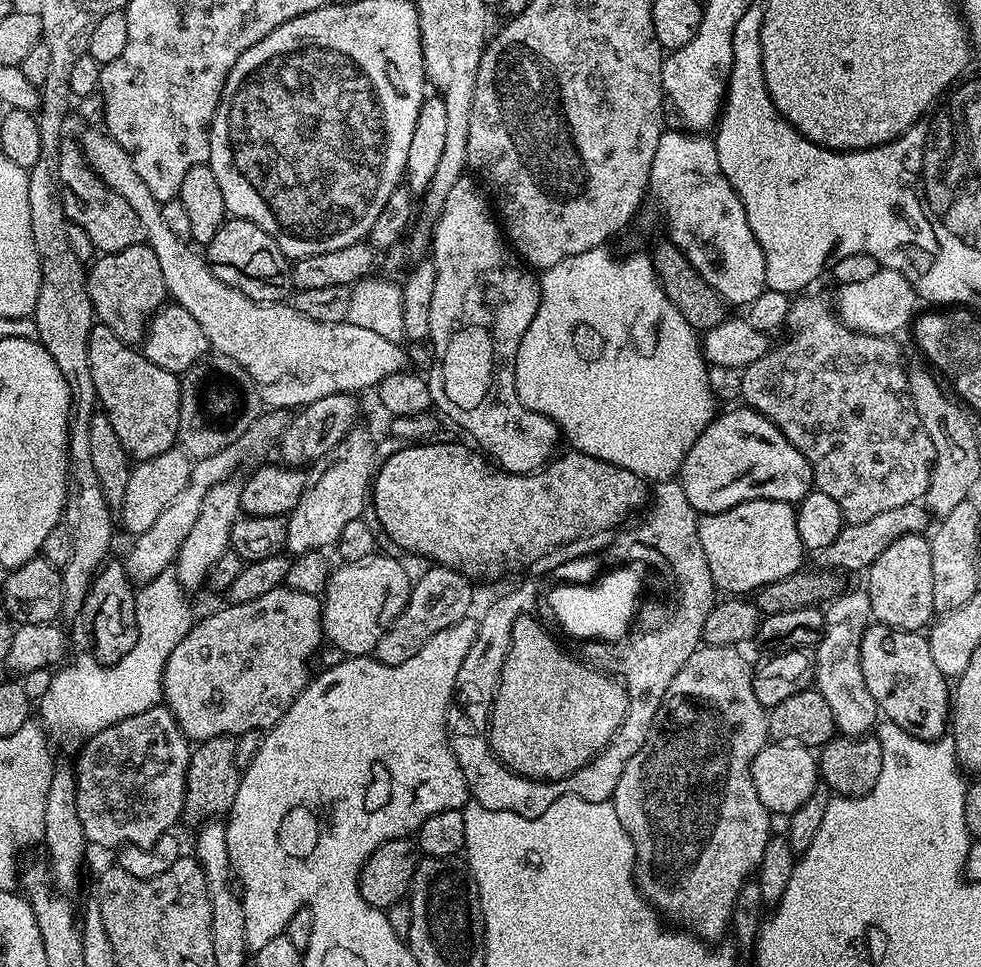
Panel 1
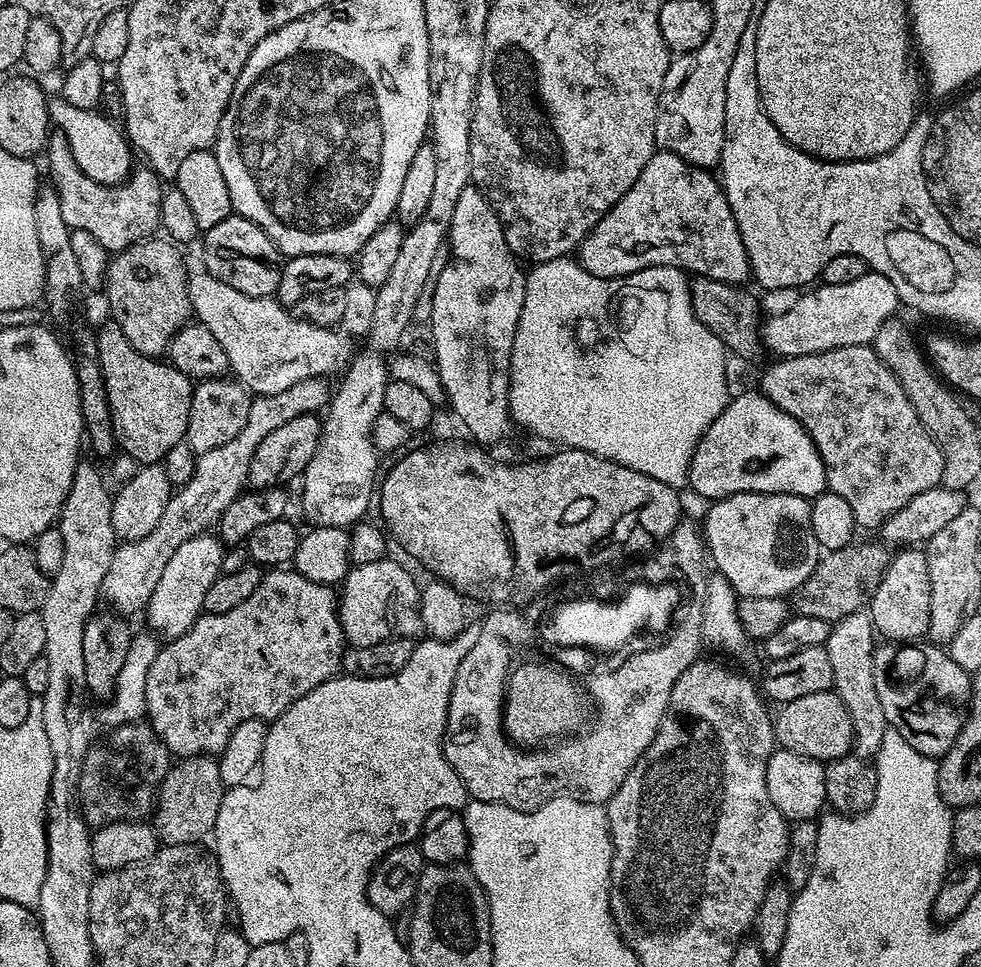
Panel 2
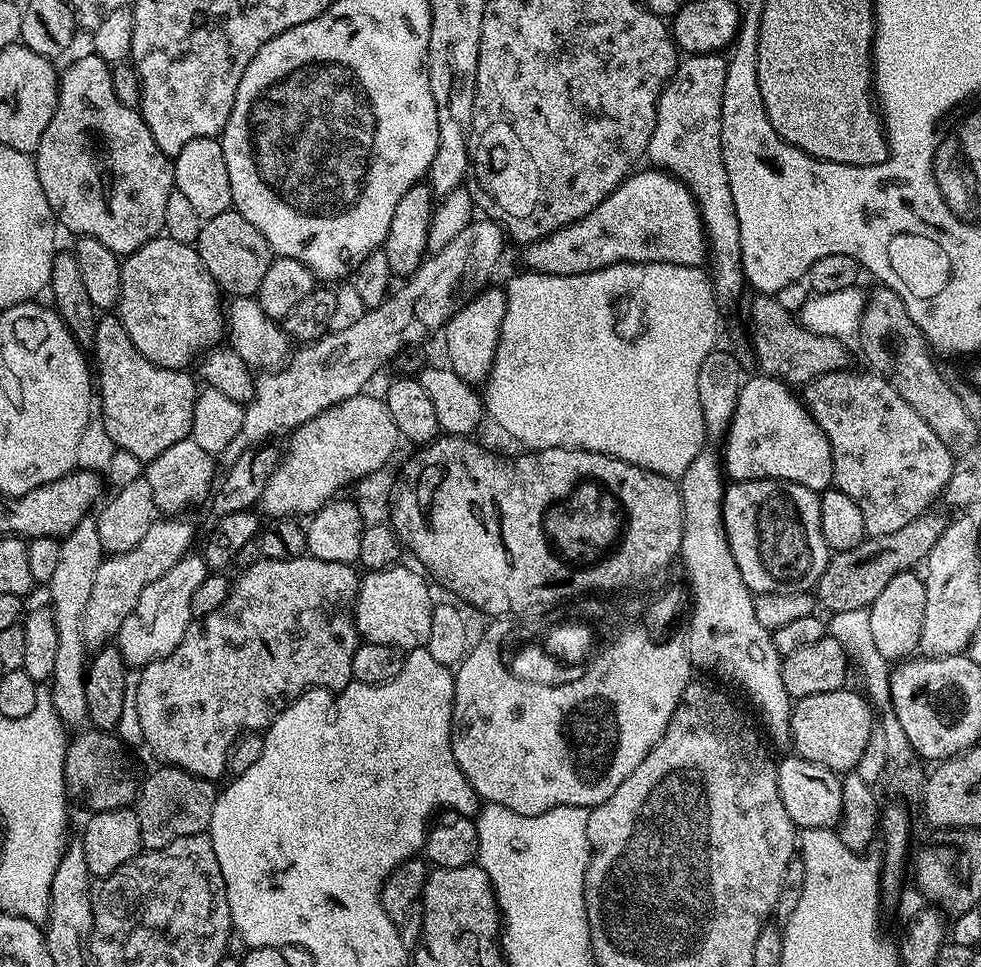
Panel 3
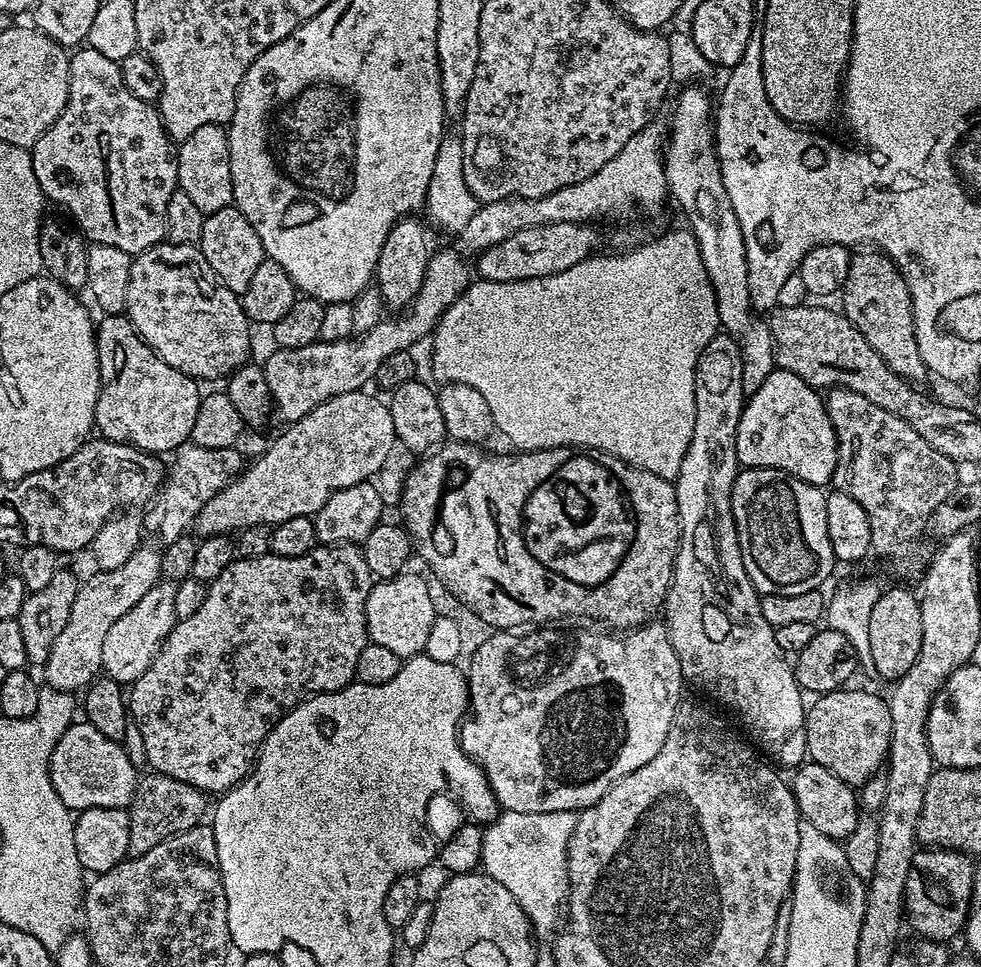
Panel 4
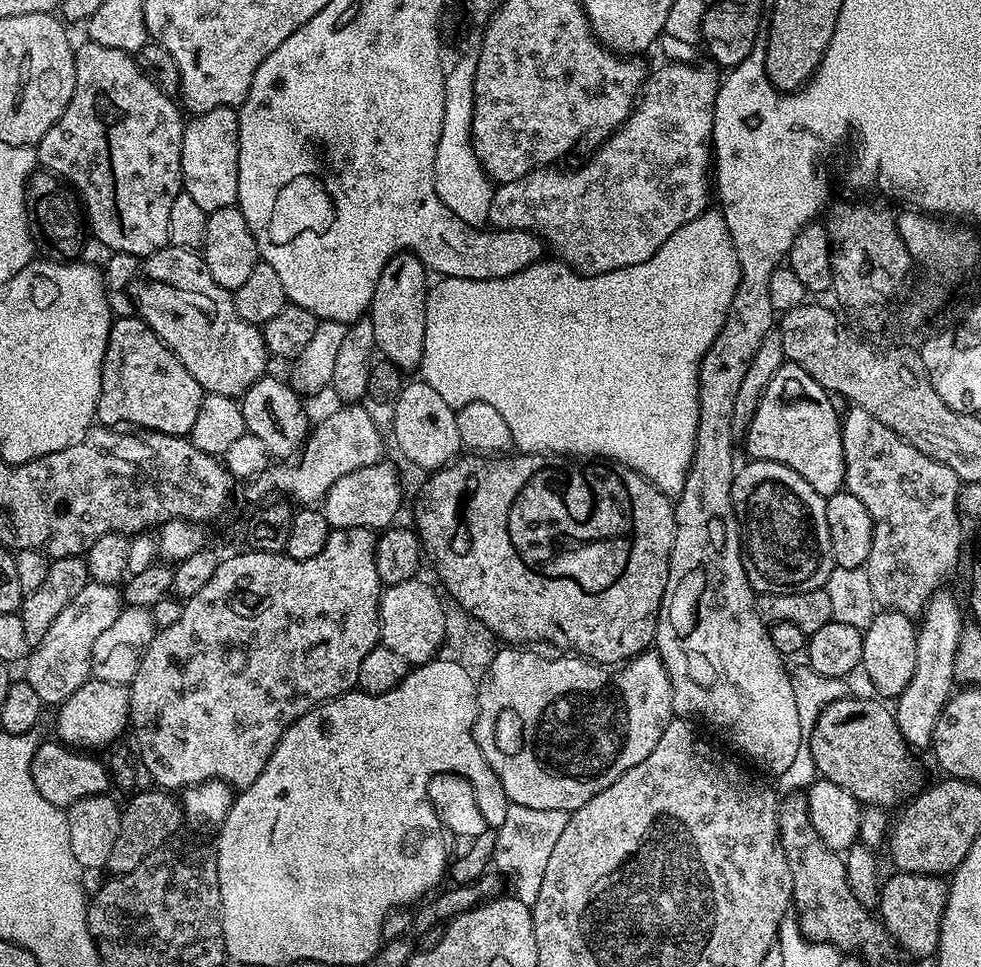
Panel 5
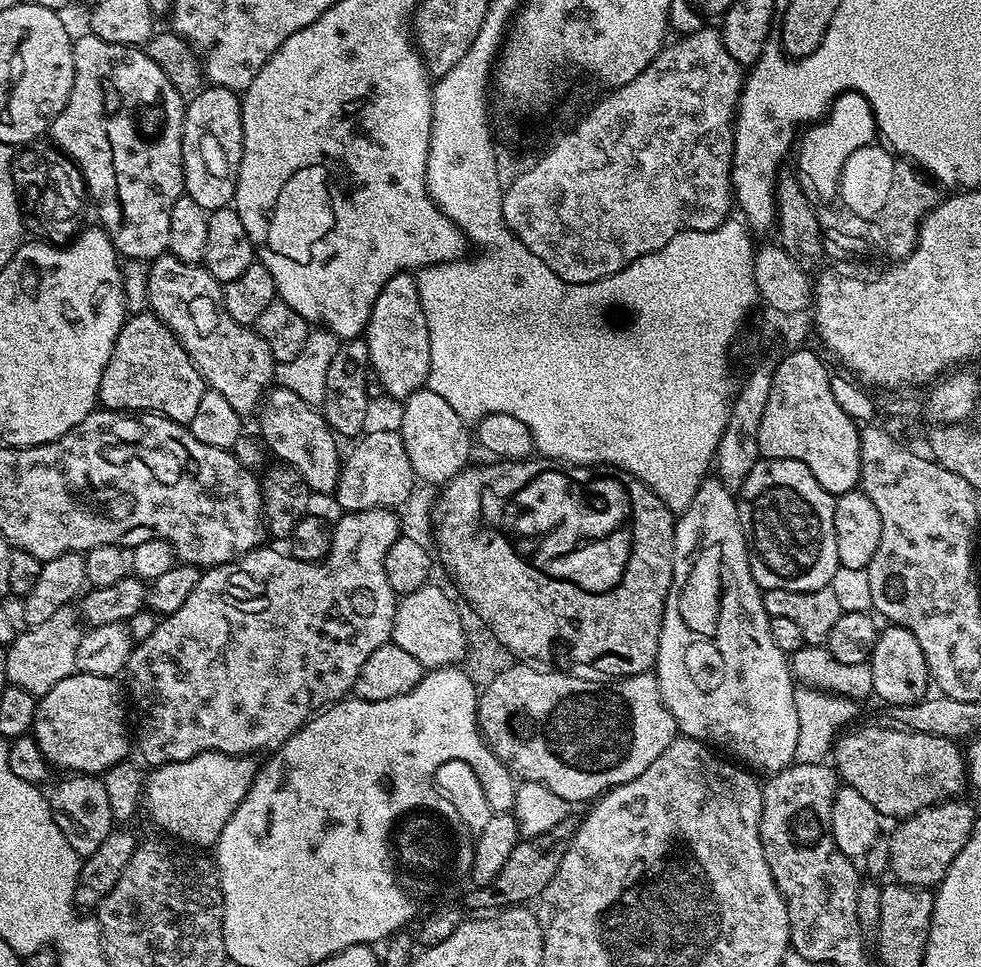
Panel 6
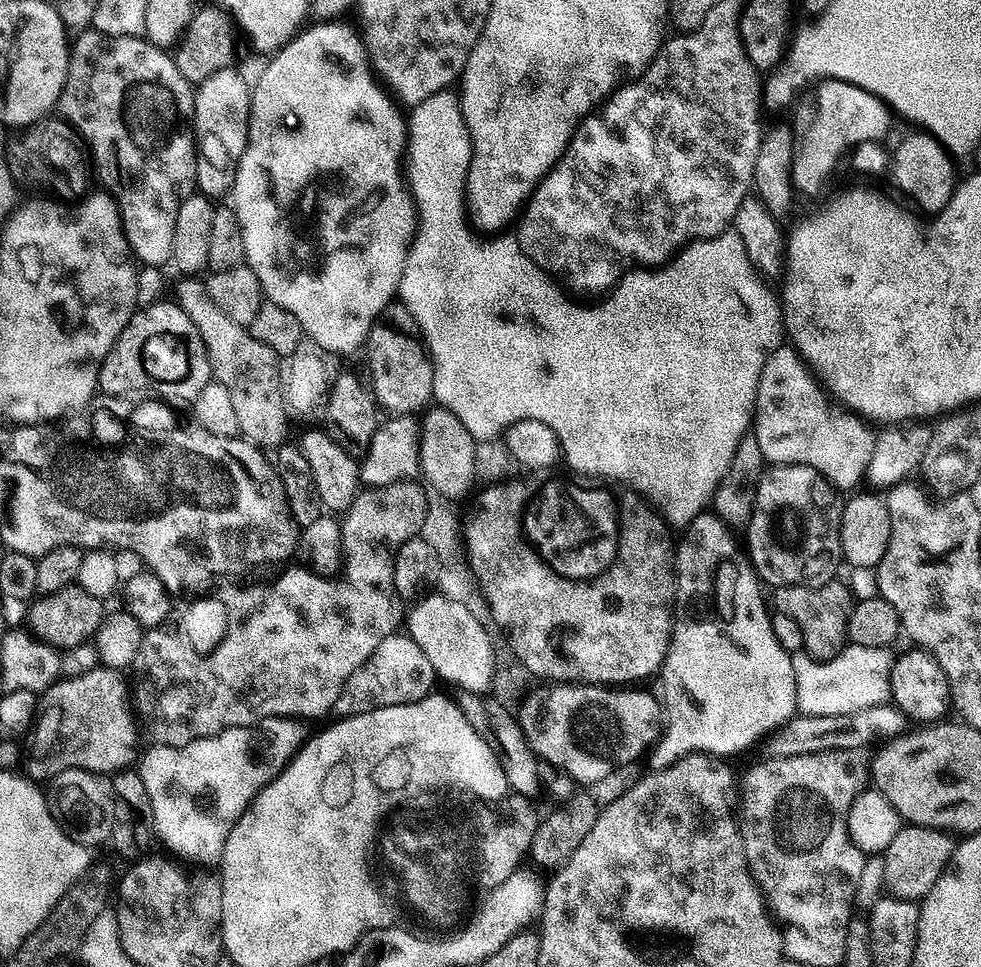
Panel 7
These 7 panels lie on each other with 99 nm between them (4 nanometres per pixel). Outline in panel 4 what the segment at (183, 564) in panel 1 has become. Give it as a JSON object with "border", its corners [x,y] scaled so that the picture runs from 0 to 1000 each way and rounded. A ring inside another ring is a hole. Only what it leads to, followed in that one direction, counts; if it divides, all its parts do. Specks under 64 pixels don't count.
{"border":[[[164,602],[149,610],[142,623],[133,627],[112,653],[108,655],[108,664],[104,664],[104,685],[102,690],[105,698],[119,703],[124,709],[133,709],[157,685],[168,660],[180,643],[177,635],[177,614],[180,605],[175,602]]]}

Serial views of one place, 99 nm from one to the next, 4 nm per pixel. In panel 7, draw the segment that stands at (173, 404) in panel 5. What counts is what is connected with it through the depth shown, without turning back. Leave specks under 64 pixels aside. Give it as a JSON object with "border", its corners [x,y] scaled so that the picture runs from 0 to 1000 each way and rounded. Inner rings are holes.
{"border":[[[164,308],[158,314],[140,317],[128,333],[124,345],[108,366],[102,376],[100,401],[107,411],[126,412],[129,405],[143,405],[146,401],[156,401],[158,408],[167,416],[189,414],[195,416],[206,403],[206,399],[217,392],[216,380],[210,366],[210,358],[194,329],[185,320],[182,313]],[[163,351],[171,352],[167,360],[168,372],[163,376],[159,363],[163,360]]]}

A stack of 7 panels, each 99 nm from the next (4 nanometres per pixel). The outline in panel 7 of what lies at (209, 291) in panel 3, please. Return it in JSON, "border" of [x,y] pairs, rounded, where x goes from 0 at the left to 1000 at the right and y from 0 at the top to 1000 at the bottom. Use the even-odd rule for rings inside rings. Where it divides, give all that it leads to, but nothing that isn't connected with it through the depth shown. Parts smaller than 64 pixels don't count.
{"border":[[[188,287],[179,298],[178,309],[183,320],[191,325],[194,333],[202,341],[210,358],[212,373],[218,392],[230,399],[243,432],[245,451],[260,459],[266,465],[281,465],[291,458],[294,451],[294,430],[296,423],[290,416],[285,398],[285,372],[281,364],[275,362],[263,350],[259,350],[250,336],[239,333],[212,306],[212,301],[203,289]]]}

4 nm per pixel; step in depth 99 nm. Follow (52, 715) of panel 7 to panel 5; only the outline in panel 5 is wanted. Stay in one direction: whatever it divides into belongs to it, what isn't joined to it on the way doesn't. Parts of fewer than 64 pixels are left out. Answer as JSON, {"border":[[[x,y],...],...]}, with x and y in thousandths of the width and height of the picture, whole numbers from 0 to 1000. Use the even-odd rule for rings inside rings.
{"border":[[[92,701],[58,731],[58,762],[68,770],[90,776],[111,772],[125,760],[123,758],[131,750],[133,724],[134,713],[129,708]]]}

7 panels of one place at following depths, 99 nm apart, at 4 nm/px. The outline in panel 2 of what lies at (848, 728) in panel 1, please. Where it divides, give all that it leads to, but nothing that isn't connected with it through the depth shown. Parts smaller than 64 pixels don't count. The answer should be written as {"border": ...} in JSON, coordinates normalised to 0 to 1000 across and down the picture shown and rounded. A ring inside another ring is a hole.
{"border":[[[880,631],[849,644],[842,669],[846,676],[846,689],[850,693],[848,711],[858,722],[867,740],[870,781],[888,787],[898,774],[900,760],[905,753],[895,714],[891,710],[891,676],[895,669],[895,655],[889,647],[888,636]]]}

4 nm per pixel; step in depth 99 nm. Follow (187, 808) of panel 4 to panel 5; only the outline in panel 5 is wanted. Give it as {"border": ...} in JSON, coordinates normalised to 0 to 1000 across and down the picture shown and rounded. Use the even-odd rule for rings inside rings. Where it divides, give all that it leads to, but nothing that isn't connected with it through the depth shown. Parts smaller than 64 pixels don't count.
{"border":[[[155,813],[152,819],[140,818],[138,821],[129,824],[130,832],[125,832],[122,842],[122,853],[120,854],[120,868],[116,870],[116,879],[112,879],[112,887],[108,895],[109,901],[114,904],[131,902],[137,900],[137,896],[141,896],[141,891],[145,891],[145,887],[149,887],[149,883],[156,881],[162,873],[168,872],[183,856],[183,851],[189,851],[190,845],[182,826],[179,827],[174,818],[168,817],[162,813]]]}

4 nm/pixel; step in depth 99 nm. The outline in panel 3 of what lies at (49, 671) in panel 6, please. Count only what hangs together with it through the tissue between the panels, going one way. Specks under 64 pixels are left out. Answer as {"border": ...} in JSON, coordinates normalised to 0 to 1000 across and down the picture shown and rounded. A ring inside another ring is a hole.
{"border":[[[160,536],[149,548],[149,556],[137,569],[128,569],[119,575],[111,574],[96,594],[96,610],[92,610],[92,623],[88,623],[86,636],[86,664],[91,671],[105,670],[121,654],[124,643],[141,627],[145,610],[153,602],[161,602],[173,585],[177,585],[193,570],[196,563],[196,542],[188,536]]]}

